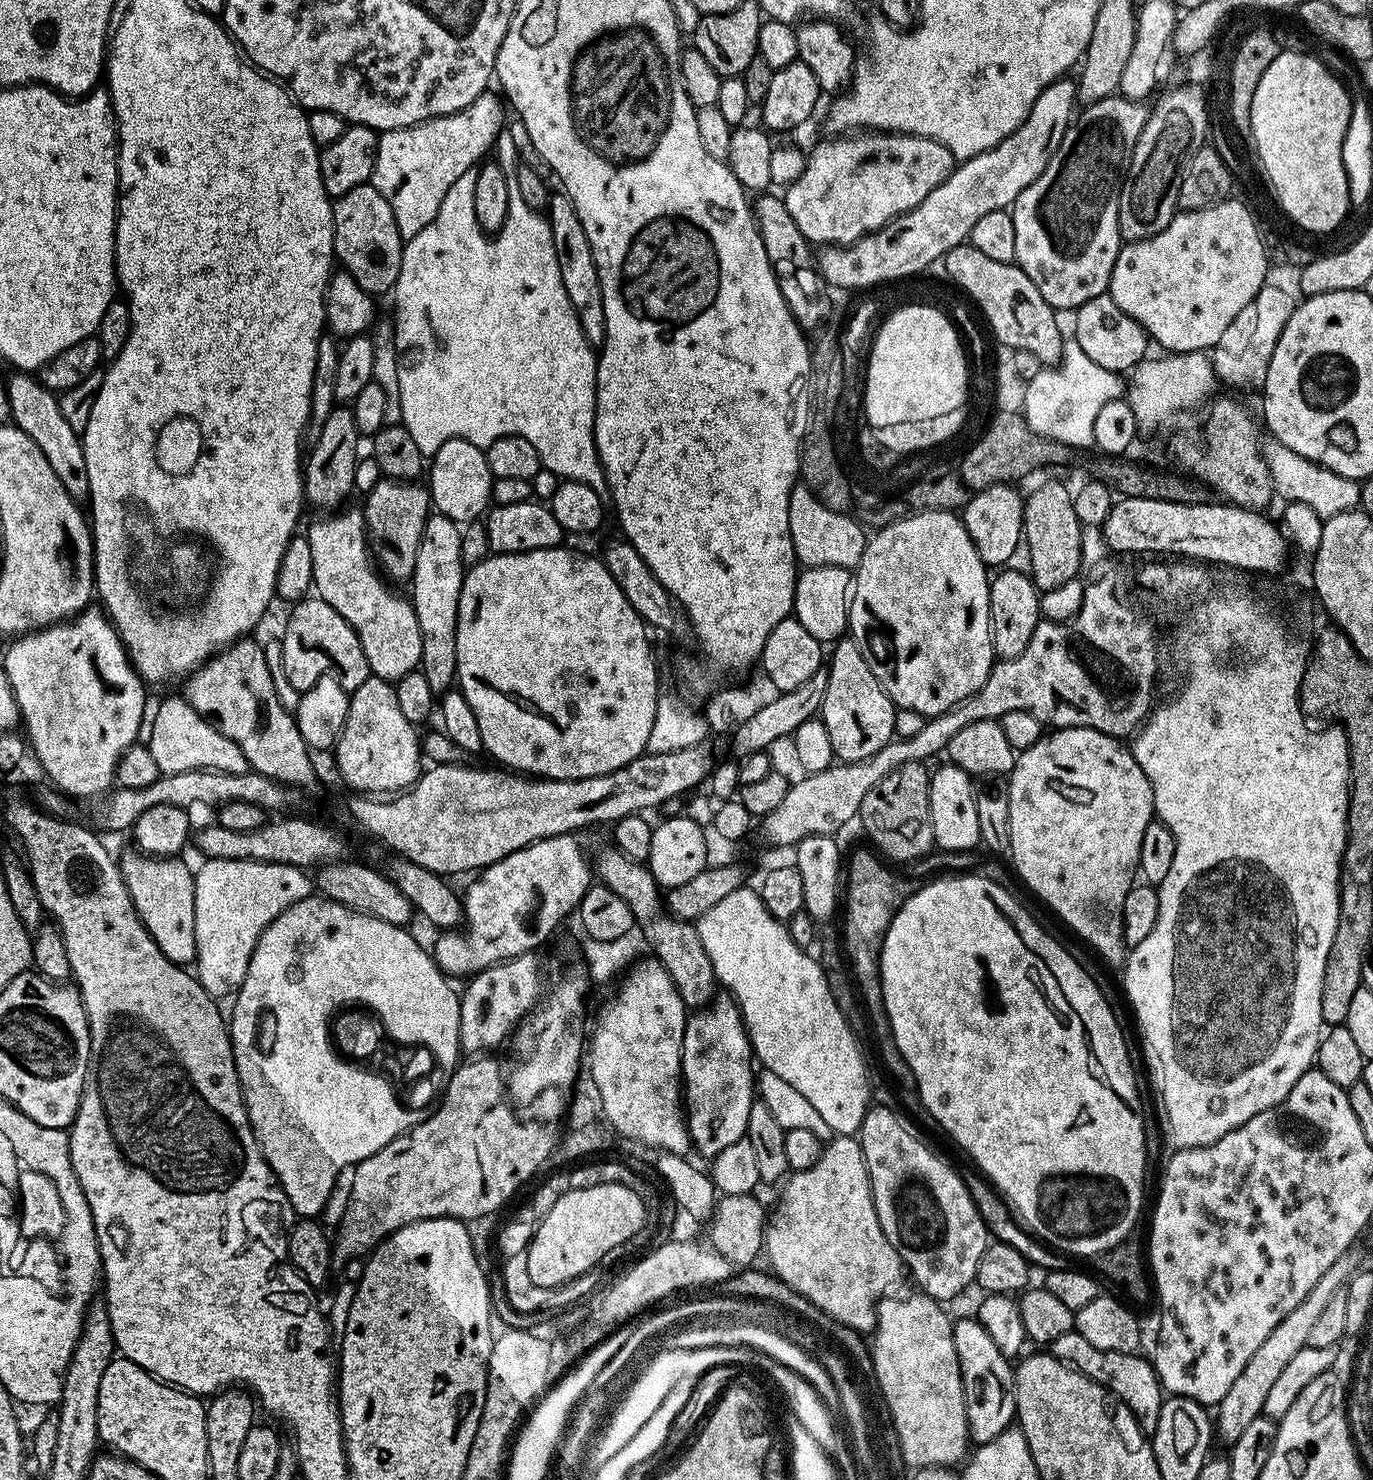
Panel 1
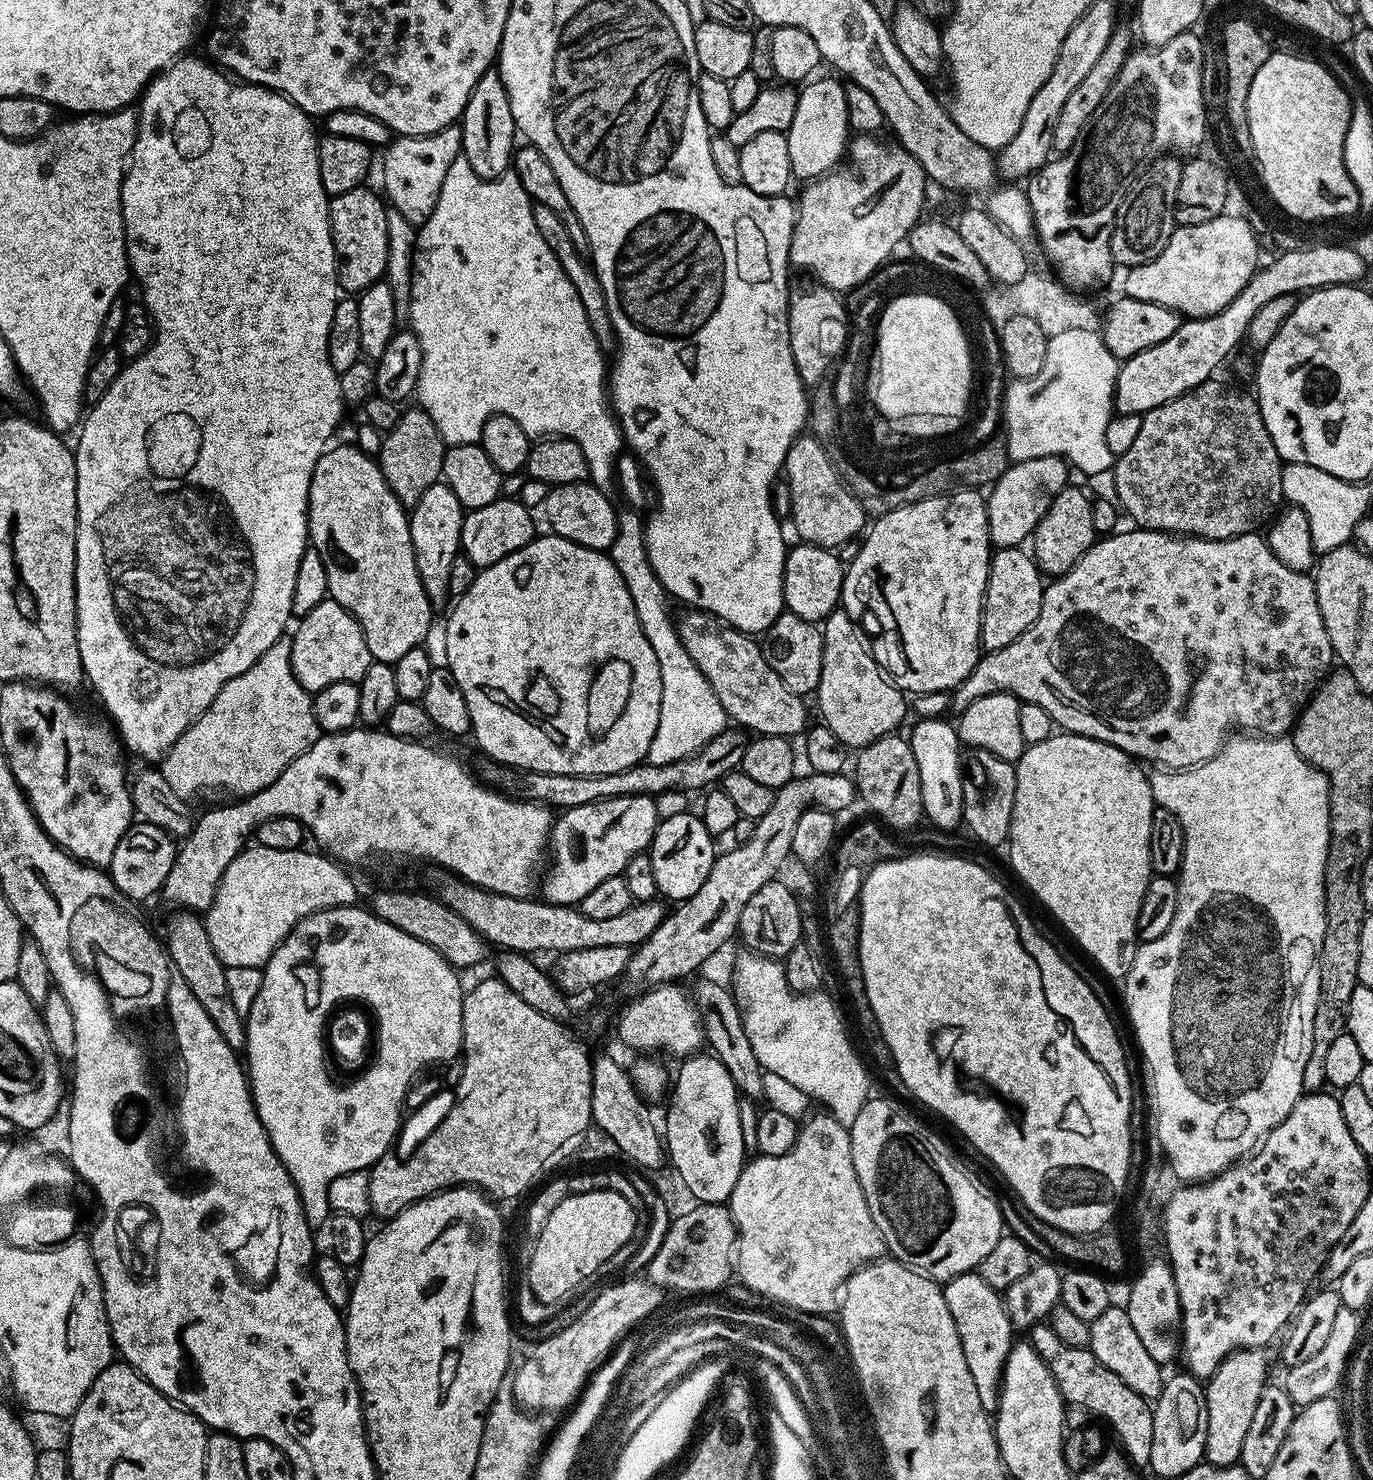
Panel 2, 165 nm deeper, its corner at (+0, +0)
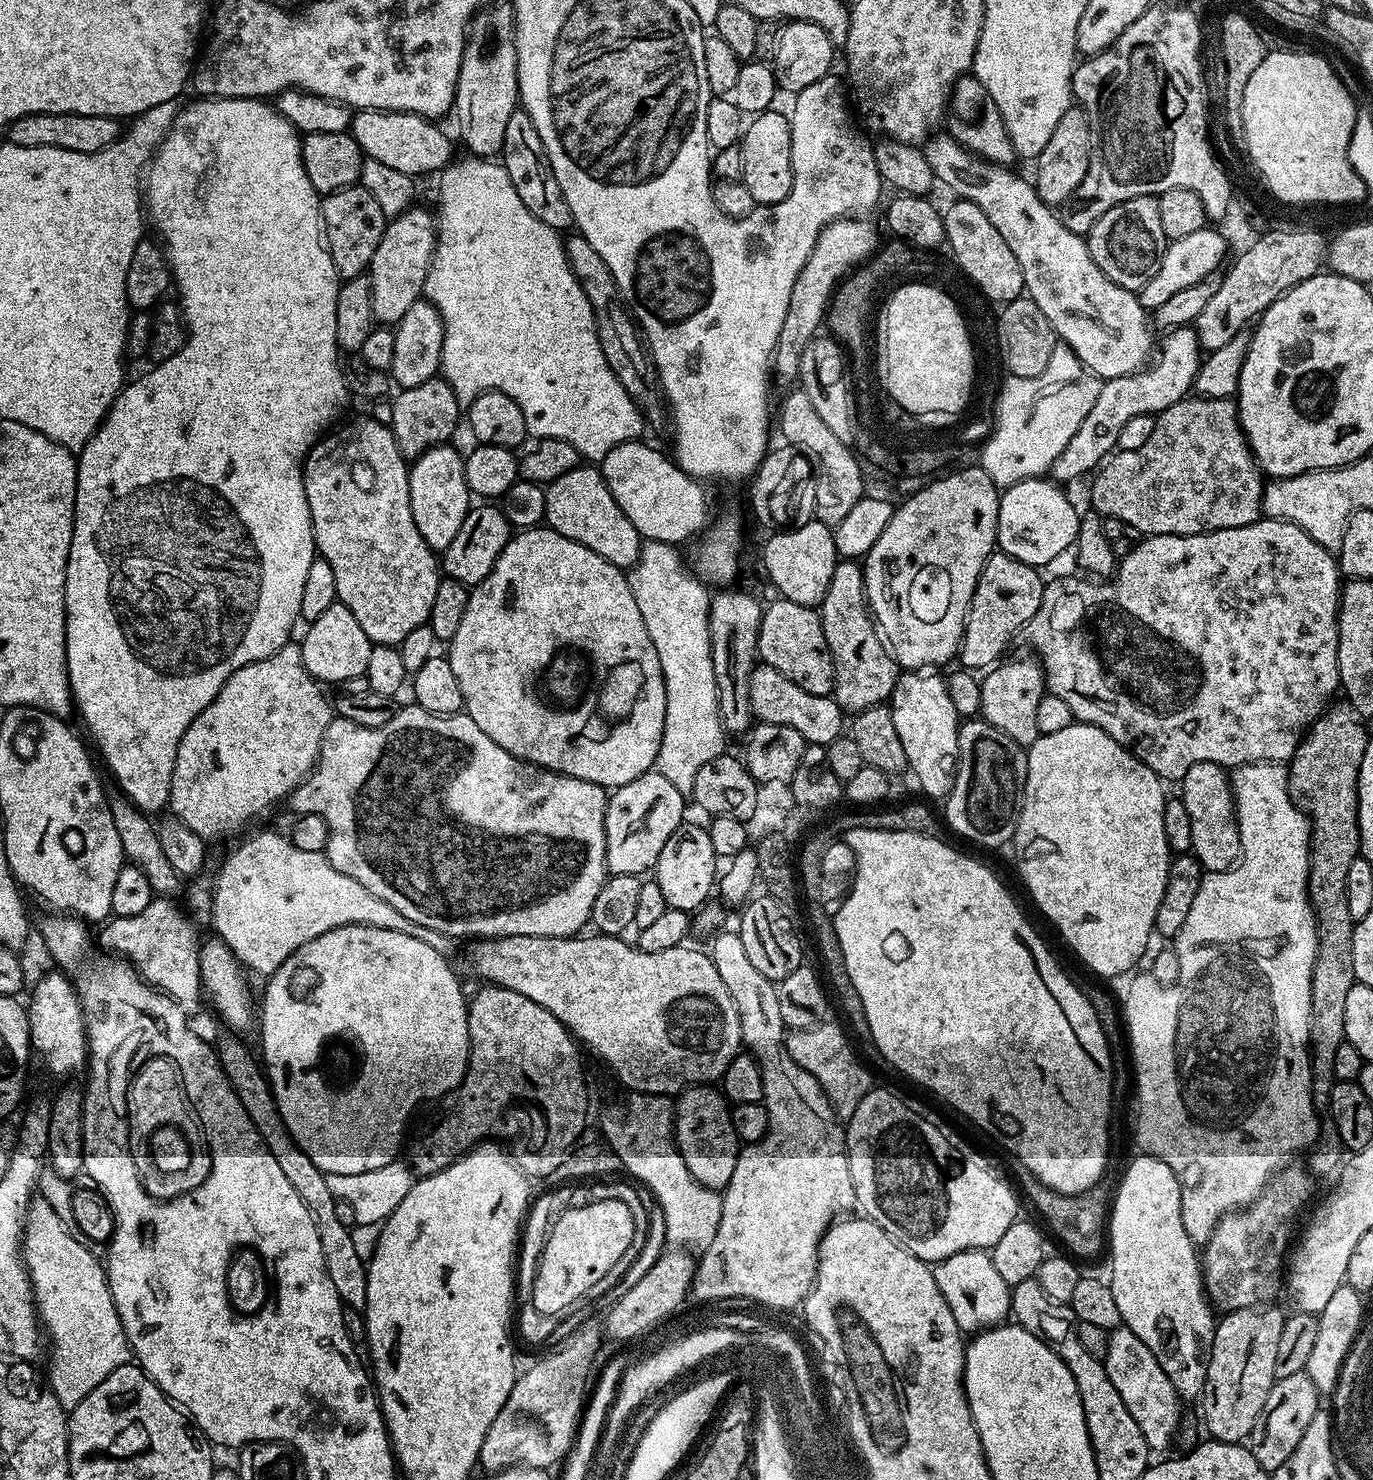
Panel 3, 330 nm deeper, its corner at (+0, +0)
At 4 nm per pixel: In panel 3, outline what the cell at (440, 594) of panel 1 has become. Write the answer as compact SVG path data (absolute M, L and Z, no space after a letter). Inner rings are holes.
M452 446L426 450L411 461L408 485L414 526L418 526L418 534L422 534L422 538L432 547L433 552L444 553L450 542L454 542L455 536L458 535L458 529L462 527L470 507L470 493L464 473L464 456L456 453Z

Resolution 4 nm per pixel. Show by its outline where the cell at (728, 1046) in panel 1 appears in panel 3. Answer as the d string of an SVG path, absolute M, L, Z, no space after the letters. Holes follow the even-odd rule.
M693 1086L681 1093L674 1104L674 1139L676 1150L680 1153L682 1162L686 1162L686 1170L702 1186L723 1190L730 1182L730 1174L734 1174L736 1159L740 1153L742 1144L736 1134L733 1113L730 1104L719 1091L711 1092L708 1086Z

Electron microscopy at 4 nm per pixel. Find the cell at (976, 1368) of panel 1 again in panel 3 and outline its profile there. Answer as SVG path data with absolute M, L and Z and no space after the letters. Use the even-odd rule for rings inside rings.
M971 1248L935 1261L932 1277L938 1282L938 1290L942 1290L942 1298L946 1298L946 1306L950 1306L950 1314L954 1314L954 1322L958 1322L961 1333L979 1334L1009 1319L1012 1311L1010 1286L1002 1282L987 1251Z

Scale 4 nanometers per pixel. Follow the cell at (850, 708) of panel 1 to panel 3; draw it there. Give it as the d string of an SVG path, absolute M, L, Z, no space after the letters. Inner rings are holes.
M844 558L837 563L834 578L830 578L826 598L818 605L818 611L822 630L826 634L826 646L830 646L834 662L836 681L832 687L832 696L840 709L846 714L855 714L873 708L875 704L884 704L891 697L896 685L898 665L892 659L892 653L886 647L881 633L874 627L874 617L868 606L868 595L864 593L864 569L855 559Z

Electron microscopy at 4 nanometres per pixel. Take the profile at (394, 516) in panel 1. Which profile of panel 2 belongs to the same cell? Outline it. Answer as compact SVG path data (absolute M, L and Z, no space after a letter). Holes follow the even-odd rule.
M419 406L405 407L398 418L398 426L384 433L378 463L390 490L405 509L412 509L418 498L430 490L430 486L441 483L445 451L446 445L442 434L438 434L438 426L430 422L430 414L426 414Z

